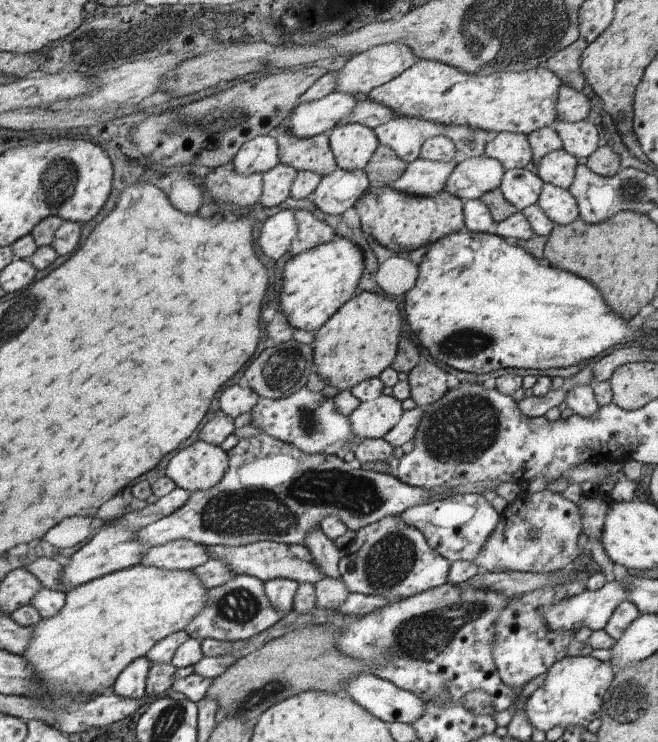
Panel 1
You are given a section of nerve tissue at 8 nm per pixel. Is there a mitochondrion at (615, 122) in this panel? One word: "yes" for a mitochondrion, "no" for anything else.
no

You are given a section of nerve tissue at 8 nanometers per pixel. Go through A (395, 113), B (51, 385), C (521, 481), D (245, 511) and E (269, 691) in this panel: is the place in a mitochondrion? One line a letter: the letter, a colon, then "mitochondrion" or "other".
A: other
B: other
C: other
D: mitochondrion
E: mitochondrion

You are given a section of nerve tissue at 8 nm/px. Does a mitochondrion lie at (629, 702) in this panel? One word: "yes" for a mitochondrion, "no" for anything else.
yes

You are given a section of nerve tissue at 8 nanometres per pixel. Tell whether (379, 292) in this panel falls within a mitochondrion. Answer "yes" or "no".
no

